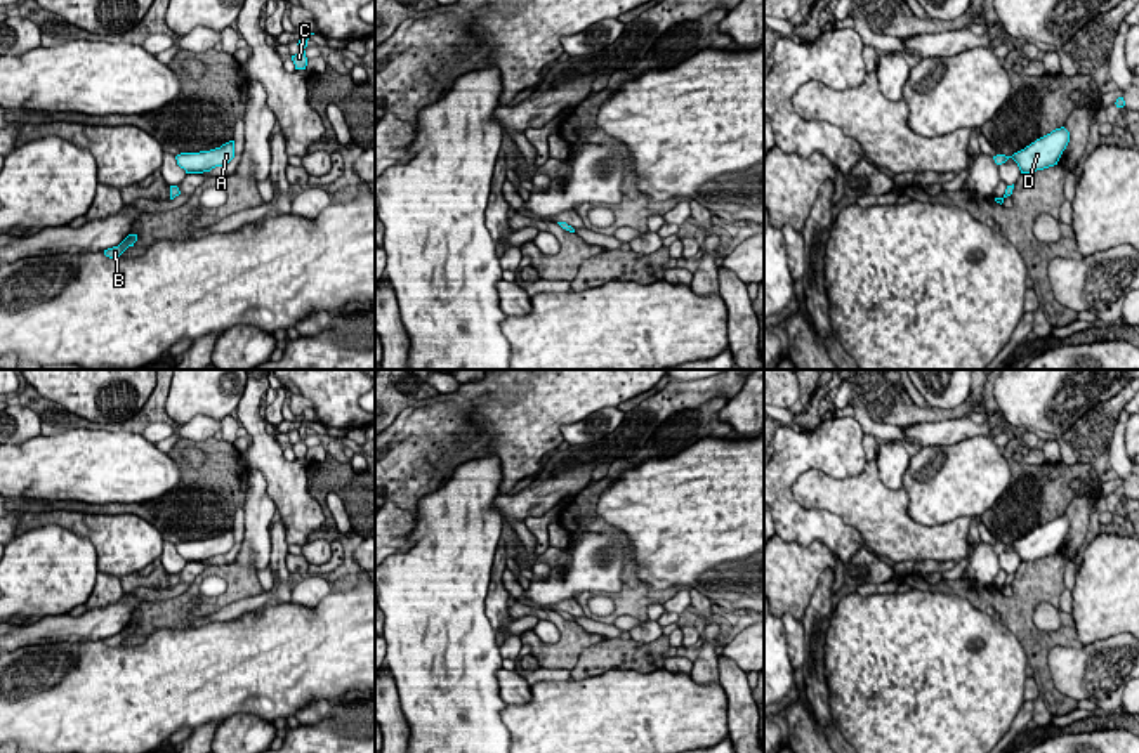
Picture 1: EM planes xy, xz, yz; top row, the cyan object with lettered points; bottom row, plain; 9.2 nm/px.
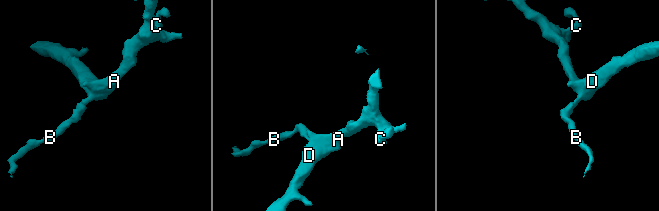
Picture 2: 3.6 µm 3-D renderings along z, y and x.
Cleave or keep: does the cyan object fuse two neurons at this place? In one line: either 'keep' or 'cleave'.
keep

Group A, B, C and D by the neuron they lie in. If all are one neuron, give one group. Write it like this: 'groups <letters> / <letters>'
groups A B C D

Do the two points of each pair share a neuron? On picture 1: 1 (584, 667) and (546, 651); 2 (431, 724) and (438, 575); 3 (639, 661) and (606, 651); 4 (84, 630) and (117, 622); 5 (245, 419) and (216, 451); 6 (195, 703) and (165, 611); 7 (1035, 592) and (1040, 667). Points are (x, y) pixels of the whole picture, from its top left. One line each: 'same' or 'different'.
1: different
2: same
3: same
4: same
5: different
6: different
7: same

